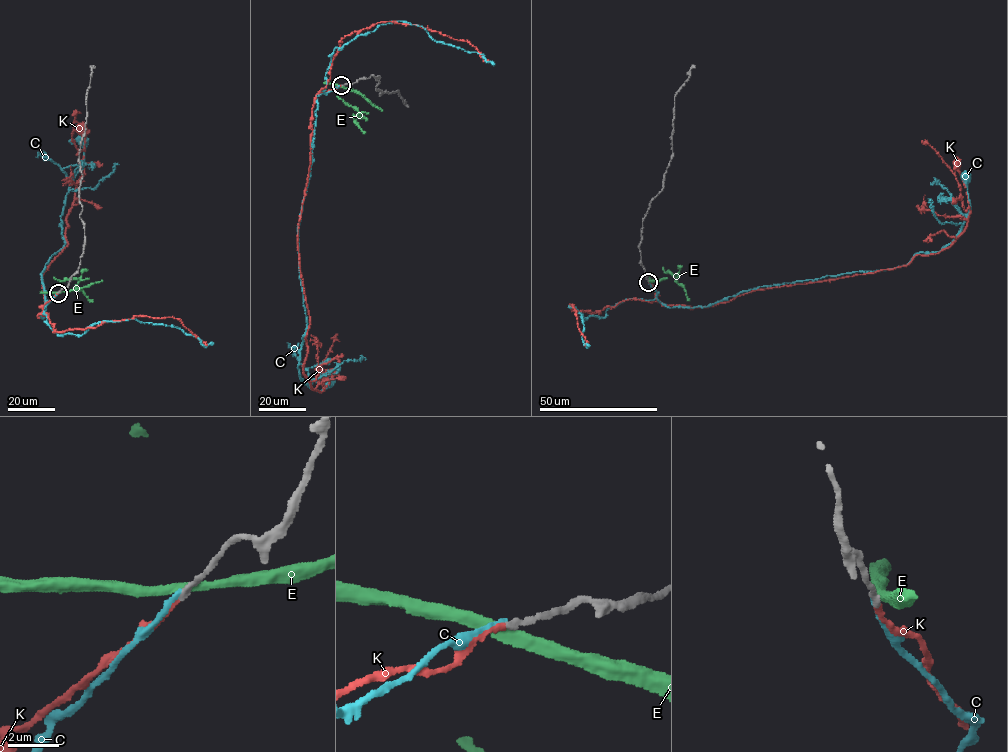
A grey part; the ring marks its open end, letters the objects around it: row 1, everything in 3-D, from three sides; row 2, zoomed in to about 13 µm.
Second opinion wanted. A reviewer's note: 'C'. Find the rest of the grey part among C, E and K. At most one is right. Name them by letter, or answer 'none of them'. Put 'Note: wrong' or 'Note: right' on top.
Note: wrong
K

